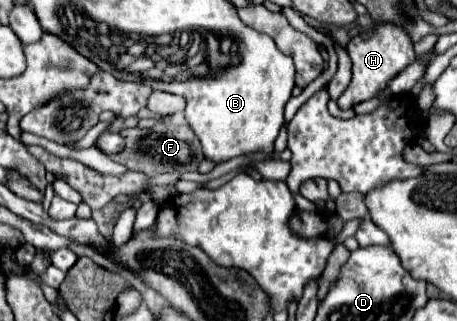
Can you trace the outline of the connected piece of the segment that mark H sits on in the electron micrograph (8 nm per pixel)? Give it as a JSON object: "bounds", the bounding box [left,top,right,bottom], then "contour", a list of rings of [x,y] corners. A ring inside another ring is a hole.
{"bounds":[338,24,414,110],"contour":[[[378,24],[376,28],[354,36],[348,42],[346,50],[352,58],[352,80],[348,88],[342,92],[342,96],[338,98],[338,106],[342,110],[348,110],[354,104],[360,104],[364,100],[378,96],[382,90],[388,88],[388,82],[396,74],[400,74],[406,66],[414,62],[414,48],[412,48],[410,36],[402,28],[396,28],[394,24]]]}

